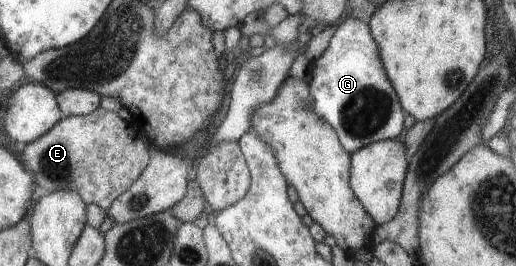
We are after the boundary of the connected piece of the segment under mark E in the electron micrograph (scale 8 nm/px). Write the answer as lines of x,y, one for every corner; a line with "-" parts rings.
98,107
87,115
63,118
45,134
25,146
20,154
25,170
33,172
35,185
47,192
73,190
83,204
99,206
103,211
125,192
149,162
145,144
125,122
112,111

